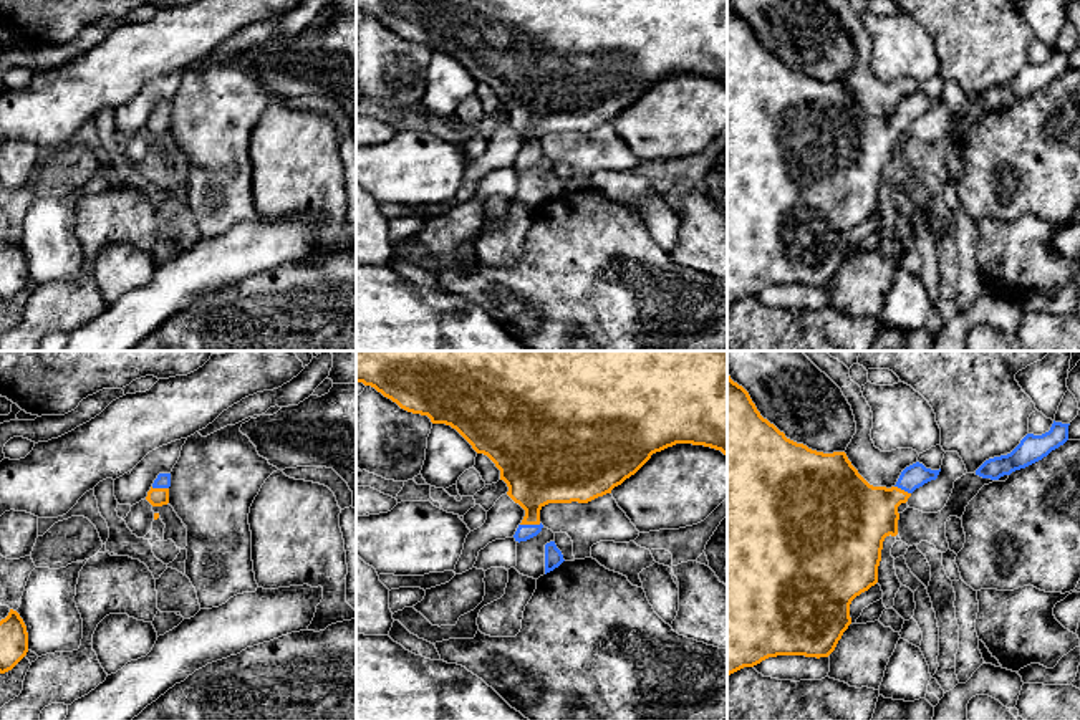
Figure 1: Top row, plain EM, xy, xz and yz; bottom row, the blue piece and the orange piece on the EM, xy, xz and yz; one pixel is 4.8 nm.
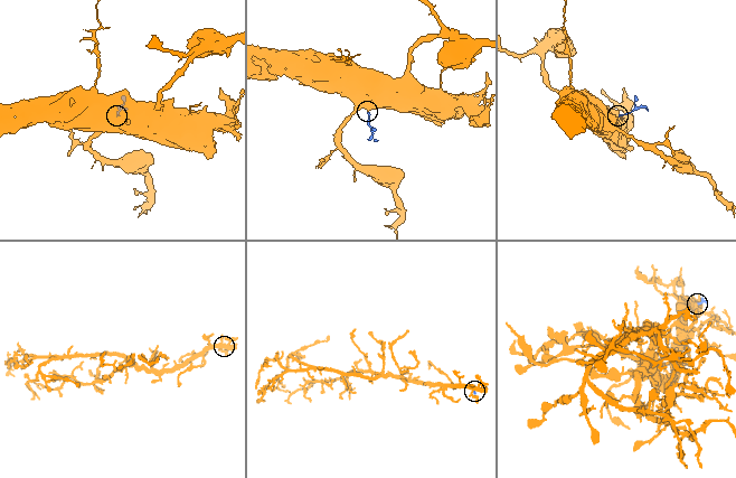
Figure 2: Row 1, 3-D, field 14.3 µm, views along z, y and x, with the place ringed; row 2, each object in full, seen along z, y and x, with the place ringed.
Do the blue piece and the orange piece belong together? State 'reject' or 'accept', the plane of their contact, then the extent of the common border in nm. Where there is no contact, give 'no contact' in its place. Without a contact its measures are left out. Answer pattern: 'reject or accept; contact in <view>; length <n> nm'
accept; contact in xz; length 100 nm

